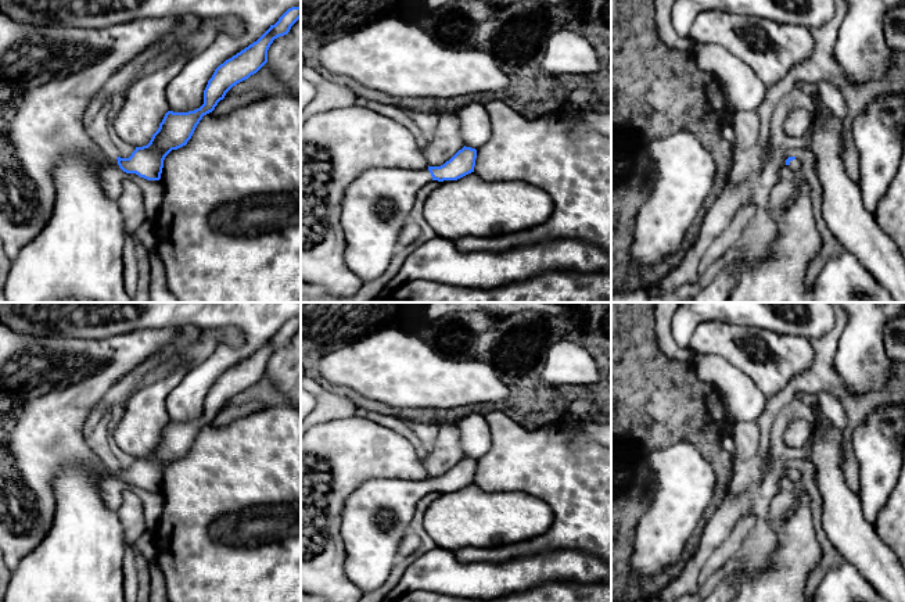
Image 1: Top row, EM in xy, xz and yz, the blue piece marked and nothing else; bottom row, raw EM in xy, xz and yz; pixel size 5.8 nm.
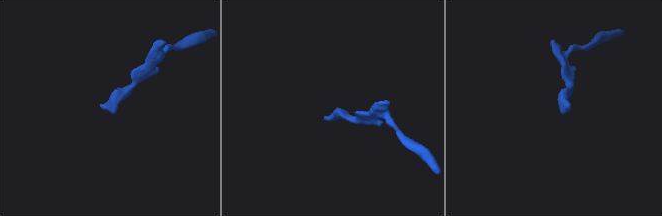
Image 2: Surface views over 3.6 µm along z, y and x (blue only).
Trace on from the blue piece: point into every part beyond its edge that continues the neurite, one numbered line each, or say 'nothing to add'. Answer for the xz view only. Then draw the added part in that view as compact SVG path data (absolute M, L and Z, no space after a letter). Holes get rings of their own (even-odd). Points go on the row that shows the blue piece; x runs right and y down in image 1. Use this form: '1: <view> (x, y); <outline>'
1: xz (377, 204); M371 168L348 186L341 212L345 262L363 283L388 269L417 193L431 180L428 168Z

